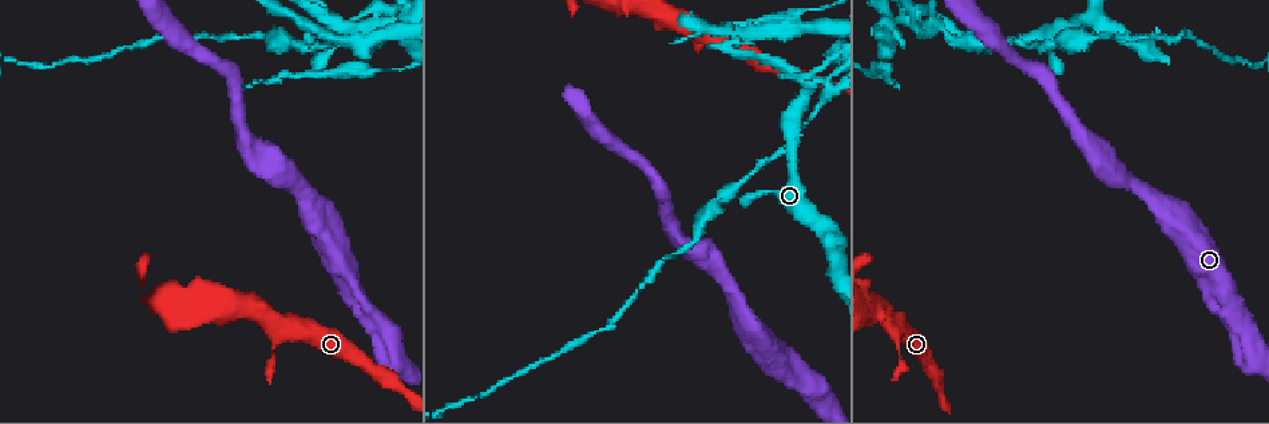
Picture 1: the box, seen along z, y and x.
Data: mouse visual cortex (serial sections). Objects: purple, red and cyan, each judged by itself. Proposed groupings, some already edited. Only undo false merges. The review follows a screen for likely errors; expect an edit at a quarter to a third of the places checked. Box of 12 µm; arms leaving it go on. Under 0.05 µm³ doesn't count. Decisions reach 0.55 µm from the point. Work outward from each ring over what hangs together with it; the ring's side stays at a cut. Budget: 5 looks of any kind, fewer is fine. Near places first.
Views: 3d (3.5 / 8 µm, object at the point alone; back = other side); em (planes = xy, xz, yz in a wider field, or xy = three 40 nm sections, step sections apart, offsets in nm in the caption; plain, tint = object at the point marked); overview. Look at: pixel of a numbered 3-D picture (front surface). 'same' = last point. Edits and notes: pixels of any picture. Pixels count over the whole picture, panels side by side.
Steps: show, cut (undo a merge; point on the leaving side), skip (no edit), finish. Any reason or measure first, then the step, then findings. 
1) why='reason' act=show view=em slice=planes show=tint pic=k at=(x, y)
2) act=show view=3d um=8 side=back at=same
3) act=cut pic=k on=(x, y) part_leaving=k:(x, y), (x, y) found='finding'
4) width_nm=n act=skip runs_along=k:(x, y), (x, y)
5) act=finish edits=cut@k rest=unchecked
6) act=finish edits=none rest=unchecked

why='three arms meet' act=show view=3d um=3.5 pic=1 at=(1007, 38)

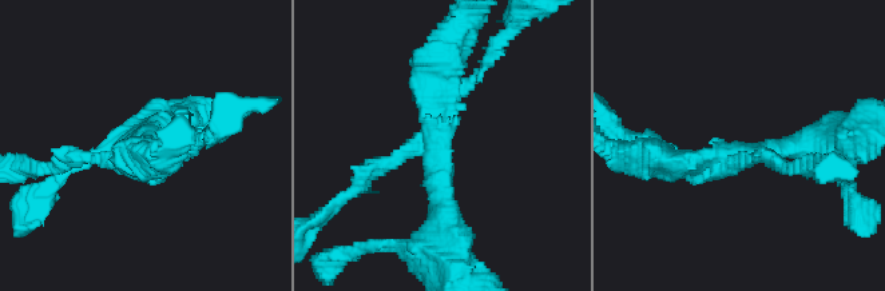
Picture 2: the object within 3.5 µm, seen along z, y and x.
arms=3 arm_widths_nm=200,300,300 act=show view=em slice=xy step=1 show=tint pic=2 at=(435, 147)

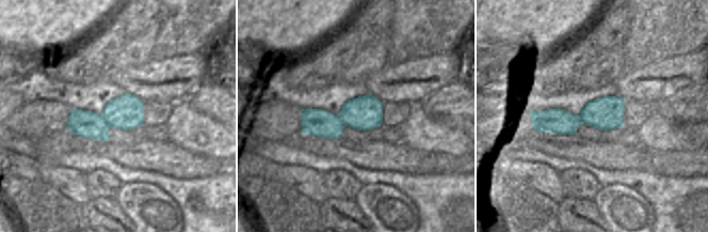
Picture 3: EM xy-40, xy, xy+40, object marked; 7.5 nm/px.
act=cut pic=2 on=(247, 102) border=3:(100, 116), (110, 127) found='two cells meet here'

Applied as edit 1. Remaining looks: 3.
act=show view=overview

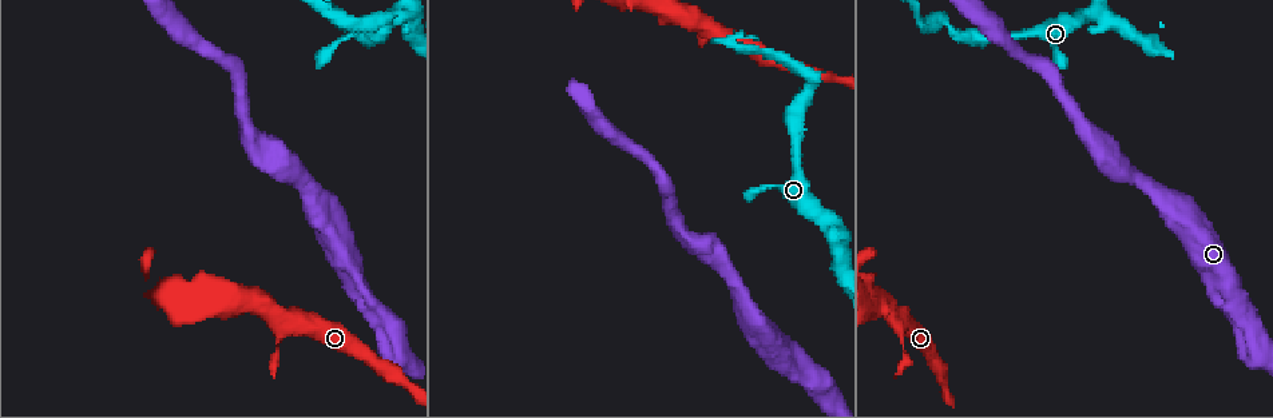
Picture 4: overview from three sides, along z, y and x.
why='abrupt turn' act=show view=3d um=3.5 pic=4 at=(950, 26)

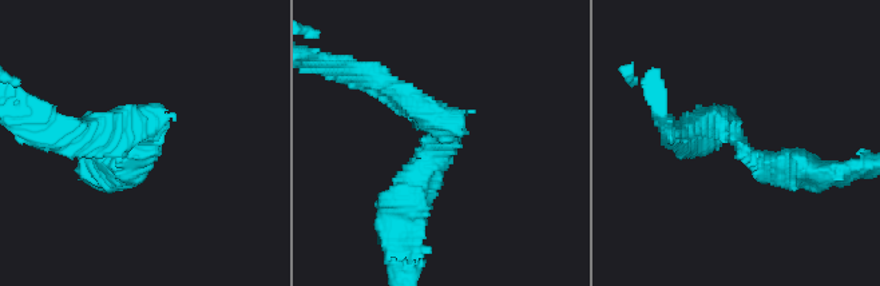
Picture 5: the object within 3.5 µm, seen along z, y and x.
act=show view=em slice=xy step=3 show=tint pic=5 at=(136, 142)

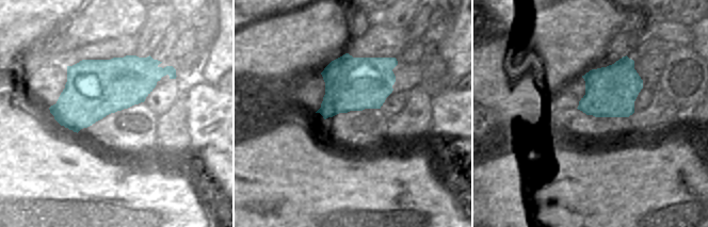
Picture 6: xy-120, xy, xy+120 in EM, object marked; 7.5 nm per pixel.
act=skip runs_along=5:(813, 173), (769, 169), (725, 128), (688, 136) found='continuous, no second cell'

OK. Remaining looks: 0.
act=finish edits=cut@2 rest=unchecked

